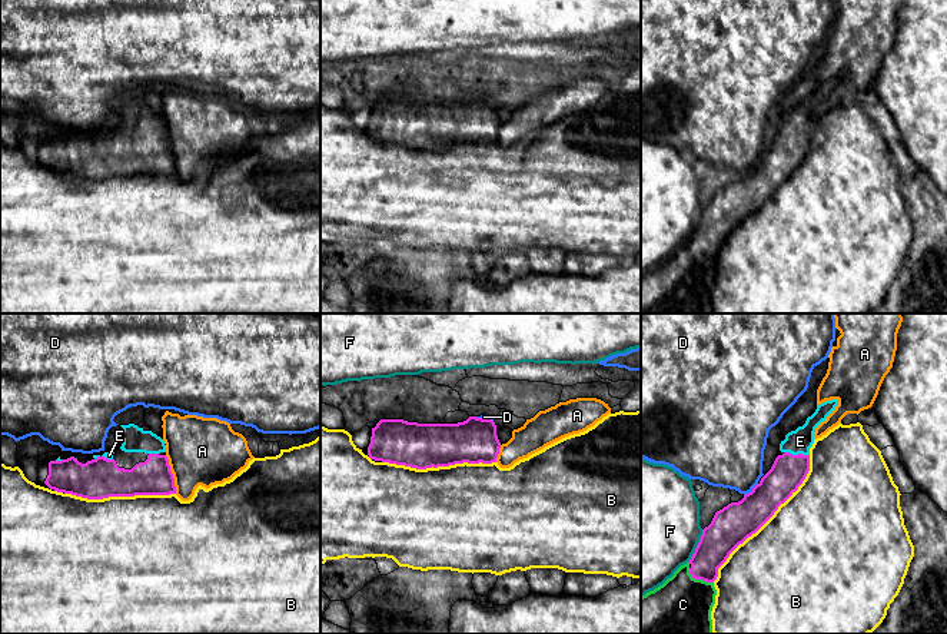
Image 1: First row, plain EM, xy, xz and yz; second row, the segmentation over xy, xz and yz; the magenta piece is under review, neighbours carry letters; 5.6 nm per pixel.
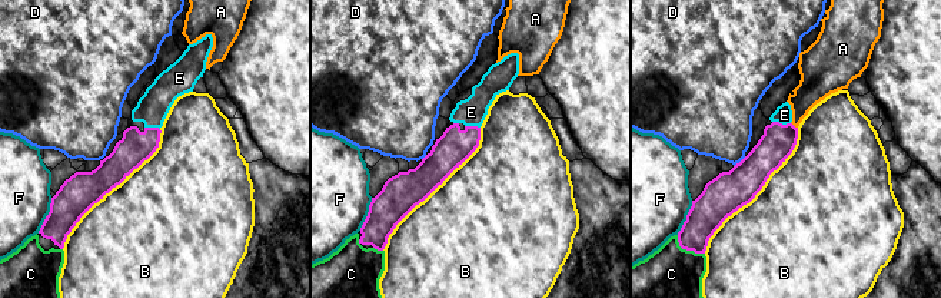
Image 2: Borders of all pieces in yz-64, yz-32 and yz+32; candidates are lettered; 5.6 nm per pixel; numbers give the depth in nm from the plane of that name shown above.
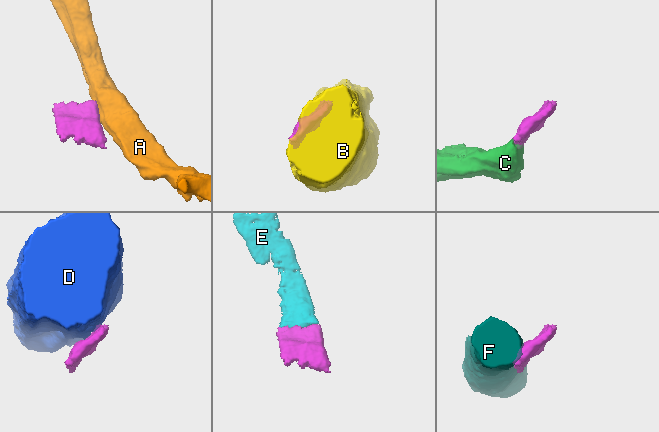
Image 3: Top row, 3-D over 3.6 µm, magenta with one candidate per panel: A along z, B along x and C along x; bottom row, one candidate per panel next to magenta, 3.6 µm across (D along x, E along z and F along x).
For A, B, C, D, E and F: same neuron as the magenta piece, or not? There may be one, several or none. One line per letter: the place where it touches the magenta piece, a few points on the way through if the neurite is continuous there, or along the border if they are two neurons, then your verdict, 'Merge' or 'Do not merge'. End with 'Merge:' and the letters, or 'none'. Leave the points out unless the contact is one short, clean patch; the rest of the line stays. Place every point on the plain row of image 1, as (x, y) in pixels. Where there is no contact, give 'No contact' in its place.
A: Touches magenta at xy (172, 153). Boundary: xy (165, 135), (176, 172). Do not merge
B: Touches magenta at yz (767, 199). Do not merge
C: Touches magenta at yz (700, 258). Merge
D: Touches magenta at yz (753, 169). Do not merge
E: Touches magenta at yz (798, 133). Merge
F: Touches magenta at yz (697, 225). Do not merge
Merge: C, E

